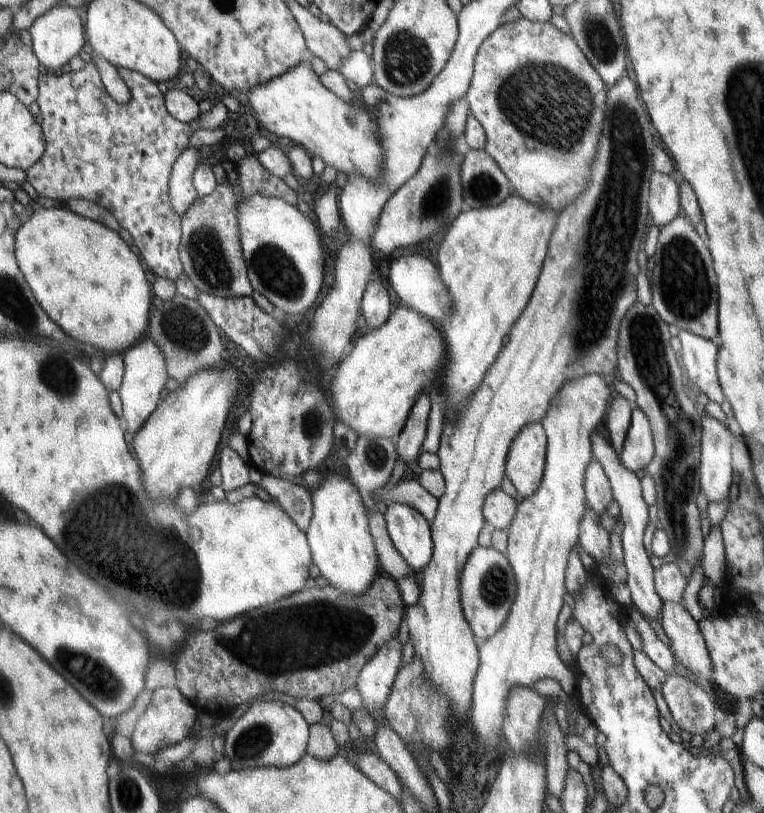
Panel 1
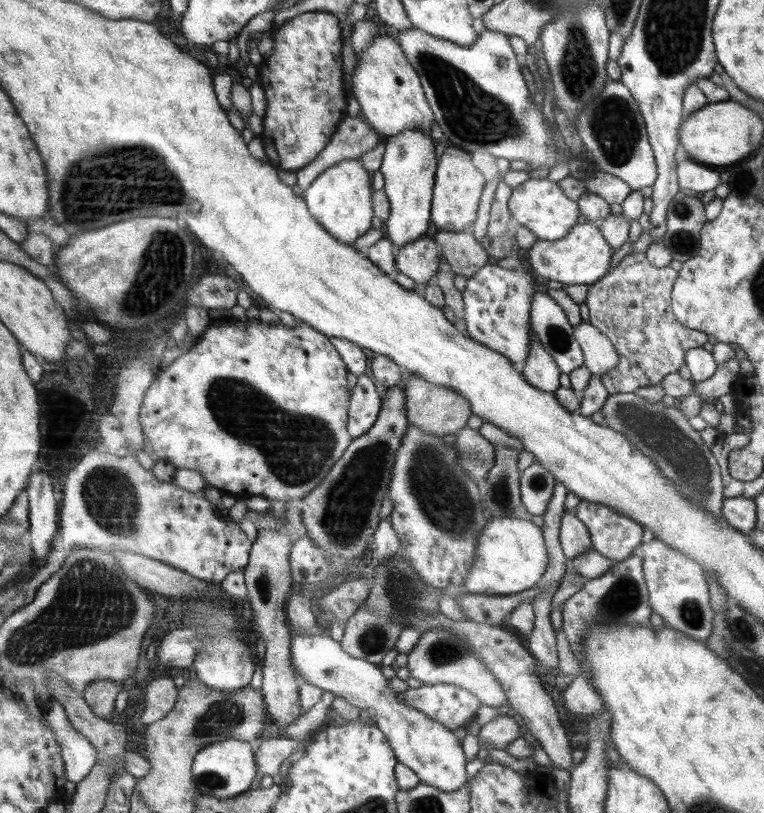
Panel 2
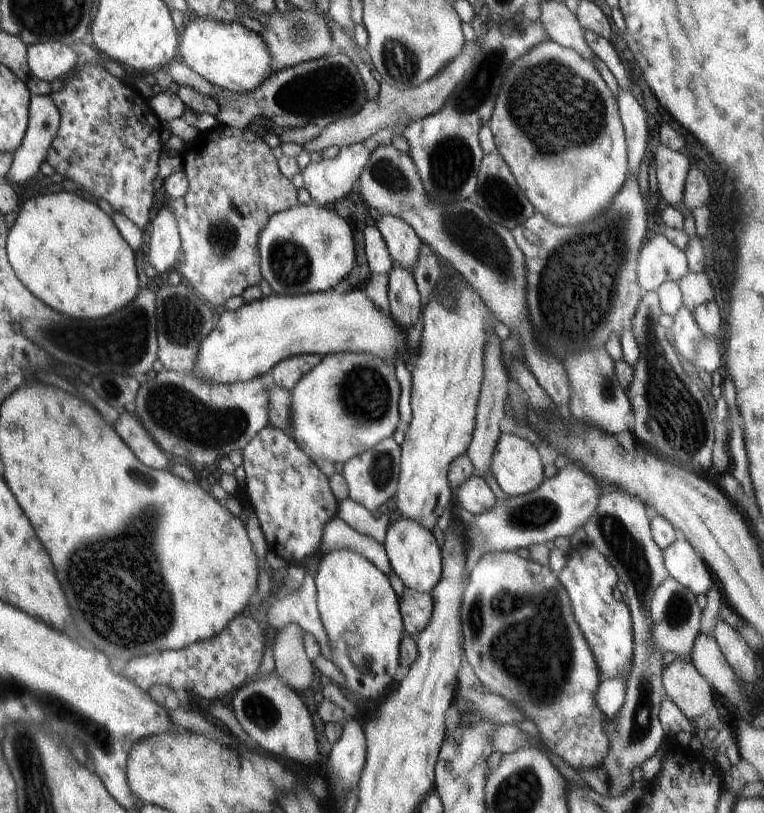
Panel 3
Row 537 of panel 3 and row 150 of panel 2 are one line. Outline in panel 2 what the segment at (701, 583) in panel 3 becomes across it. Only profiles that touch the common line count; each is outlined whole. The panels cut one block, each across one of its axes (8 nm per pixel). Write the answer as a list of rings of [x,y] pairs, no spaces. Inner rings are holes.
[[[679,146],[676,152],[677,180],[680,188],[688,188],[698,192],[714,190],[720,184],[720,175],[708,166],[691,160],[686,155],[686,150]]]

